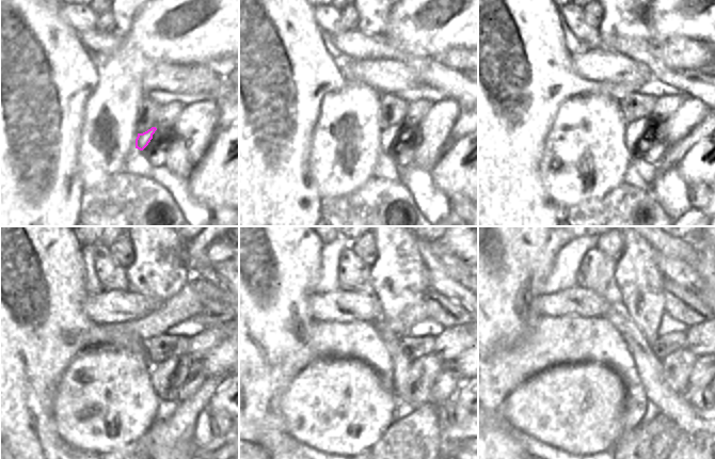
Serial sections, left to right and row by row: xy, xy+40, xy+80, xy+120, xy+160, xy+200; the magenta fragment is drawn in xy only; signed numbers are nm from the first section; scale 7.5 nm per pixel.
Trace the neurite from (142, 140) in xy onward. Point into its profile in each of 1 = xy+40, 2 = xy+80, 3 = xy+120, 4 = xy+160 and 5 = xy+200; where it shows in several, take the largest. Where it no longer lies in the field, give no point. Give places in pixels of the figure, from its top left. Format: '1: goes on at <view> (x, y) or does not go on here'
1: goes on at xy+40 (387, 136)
2: goes on at xy+80 (636, 130)
3: goes on at xy+120 (161, 373)
4: goes on at xy+160 (418, 393)
5: goes on at xy+200 (690, 421)

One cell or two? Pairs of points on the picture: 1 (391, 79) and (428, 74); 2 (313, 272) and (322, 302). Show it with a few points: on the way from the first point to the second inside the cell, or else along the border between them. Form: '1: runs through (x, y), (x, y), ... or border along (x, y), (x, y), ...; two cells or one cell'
1: border along (397, 61), (410, 64), (422, 83); two cells
2: border along (314, 293), (308, 301), (310, 313), (314, 318); two cells

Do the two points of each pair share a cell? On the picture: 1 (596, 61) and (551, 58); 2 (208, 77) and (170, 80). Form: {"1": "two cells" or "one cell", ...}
{"1": "two cells", "2": "one cell"}

